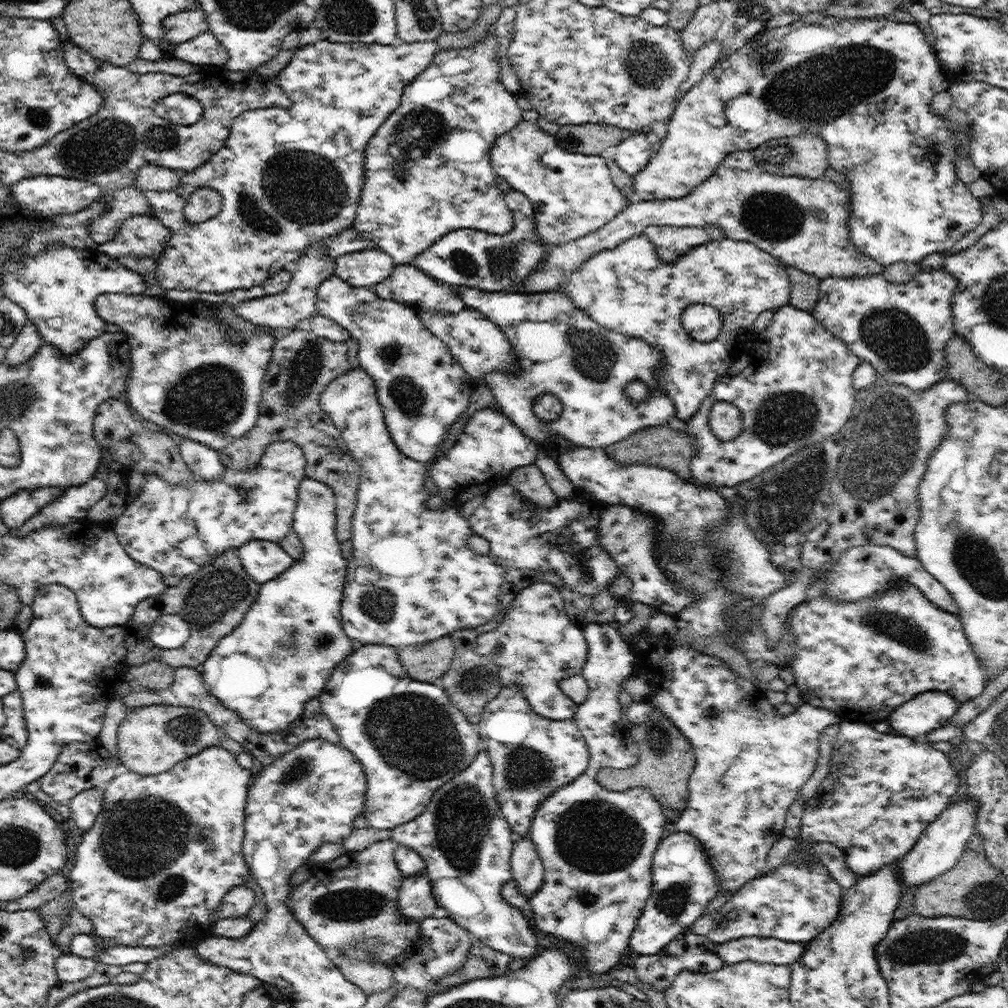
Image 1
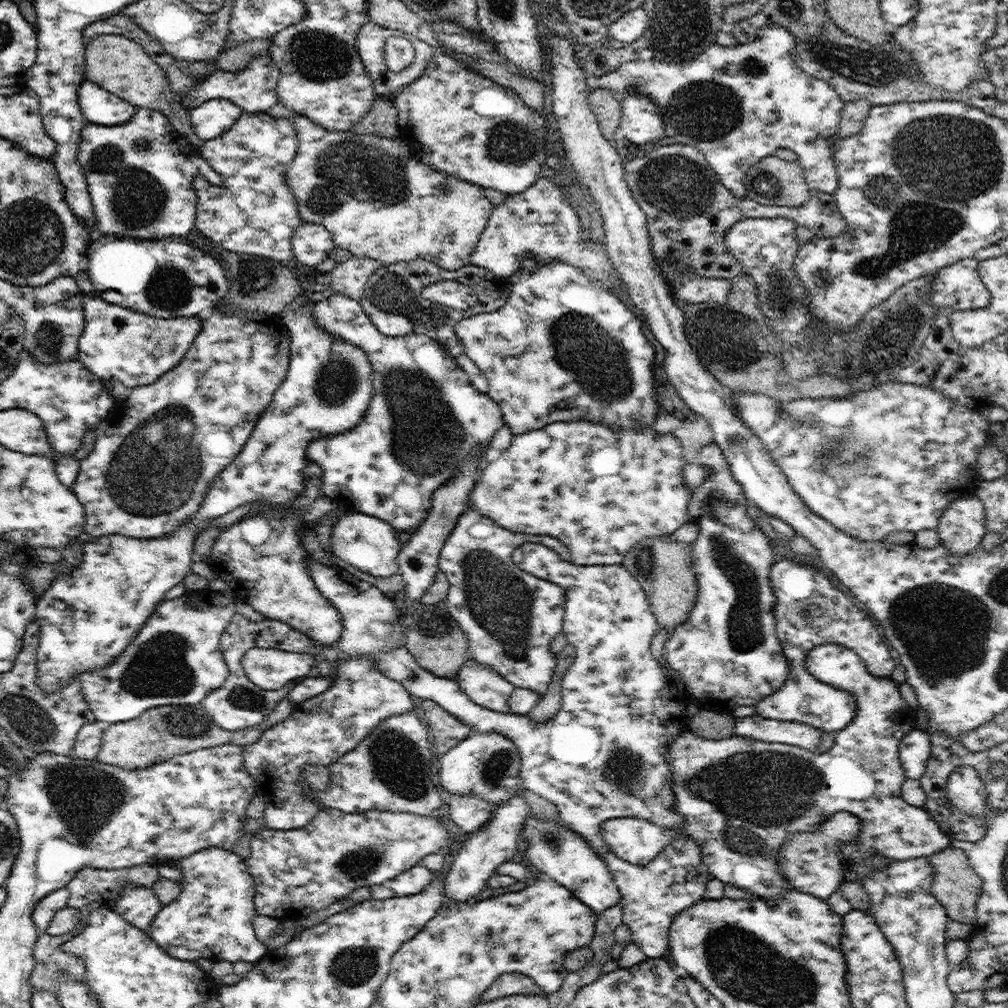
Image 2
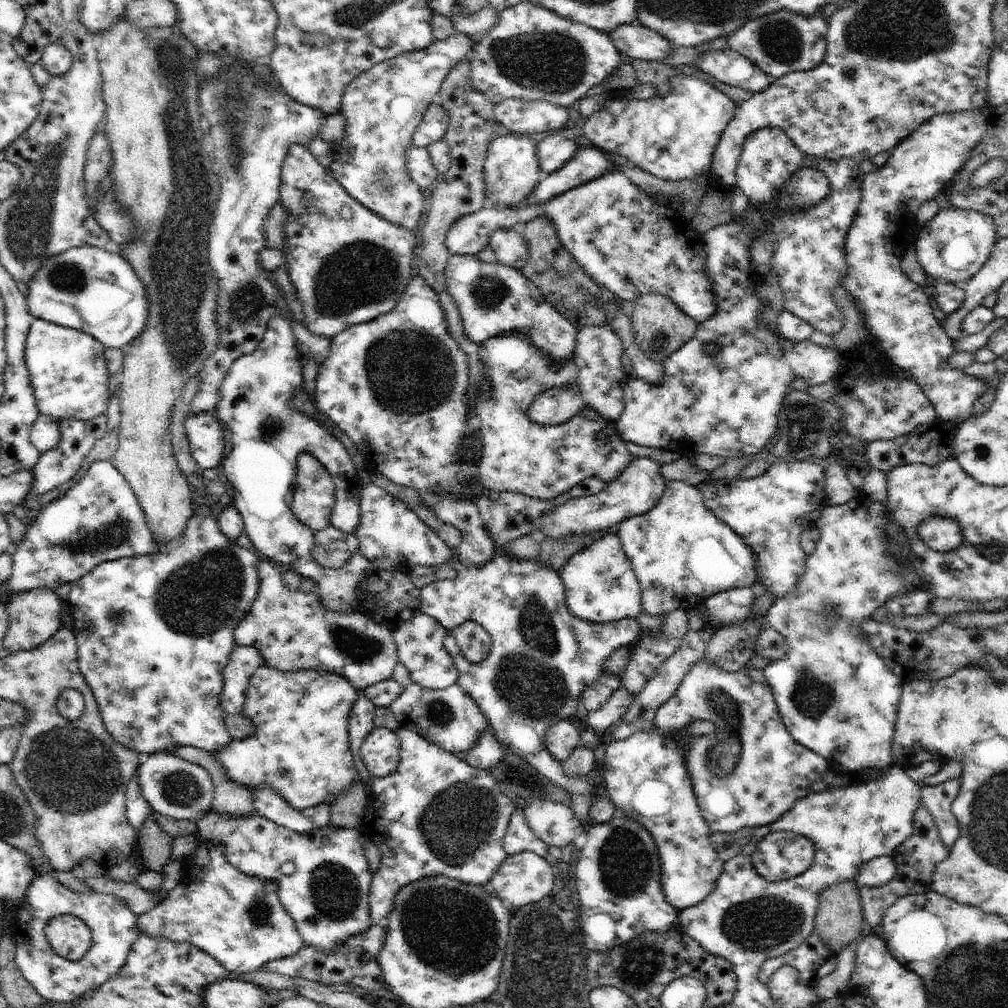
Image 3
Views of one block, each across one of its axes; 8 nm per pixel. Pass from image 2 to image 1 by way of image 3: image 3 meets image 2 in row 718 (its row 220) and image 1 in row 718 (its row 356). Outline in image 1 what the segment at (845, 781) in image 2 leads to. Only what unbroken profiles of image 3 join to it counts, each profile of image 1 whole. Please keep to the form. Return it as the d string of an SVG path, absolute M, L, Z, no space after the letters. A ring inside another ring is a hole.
M926 691L896 708L886 721L894 734L924 741L928 732L948 724L959 705L947 692Z

